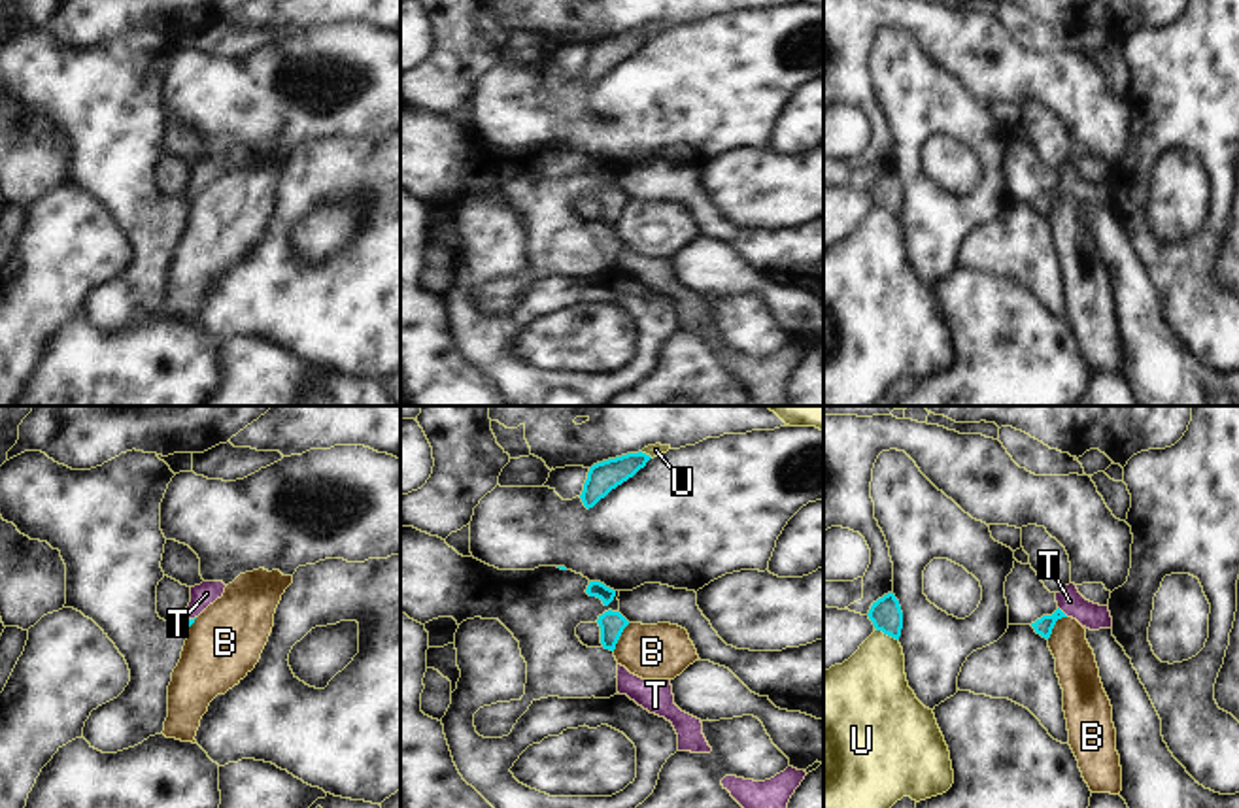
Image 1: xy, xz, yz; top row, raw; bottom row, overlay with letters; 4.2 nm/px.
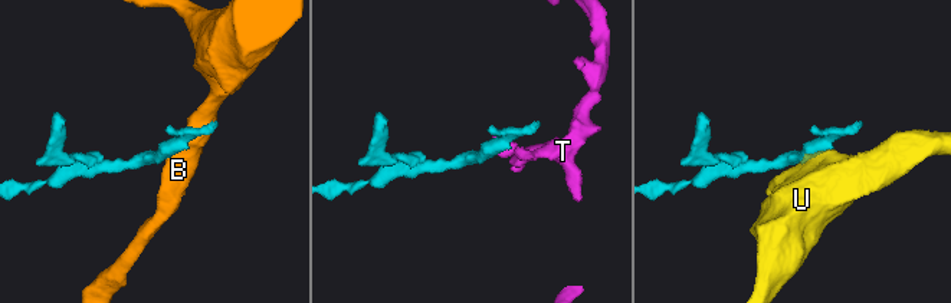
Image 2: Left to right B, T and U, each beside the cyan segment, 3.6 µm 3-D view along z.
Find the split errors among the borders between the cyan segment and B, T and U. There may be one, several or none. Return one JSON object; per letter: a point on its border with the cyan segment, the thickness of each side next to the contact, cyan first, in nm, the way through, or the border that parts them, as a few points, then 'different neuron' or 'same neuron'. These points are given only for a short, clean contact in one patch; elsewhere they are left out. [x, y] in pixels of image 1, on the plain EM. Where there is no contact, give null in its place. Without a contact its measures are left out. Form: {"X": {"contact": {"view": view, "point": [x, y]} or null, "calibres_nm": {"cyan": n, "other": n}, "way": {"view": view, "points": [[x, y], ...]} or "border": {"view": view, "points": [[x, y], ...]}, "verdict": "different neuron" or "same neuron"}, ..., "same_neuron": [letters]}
{"B": {"contact": {"view": "yz", "point": [1054, 201]}, "calibres_nm": {"cyan": 70, "other": 180}, "border": {"view": "yz", "points": [[1066, 193], [1056, 199], [1047, 216]]}, "verdict": "different neuron"}, "T": {"contact": {"view": "yz", "point": [1062, 189]}, "calibres_nm": {"cyan": 70, "other": 110}, "way": {"view": "yz", "points": [[1043, 202], [1062, 189], [1069, 178]]}, "verdict": "same neuron"}, "U": {"contact": {"view": "yz", "point": [886, 210]}, "calibres_nm": {"cyan": 140, "other": 320}, "border": {"view": "yz", "points": [[875, 204], [898, 218]]}, "verdict": "different neuron"}, "same_neuron": ["T"]}

